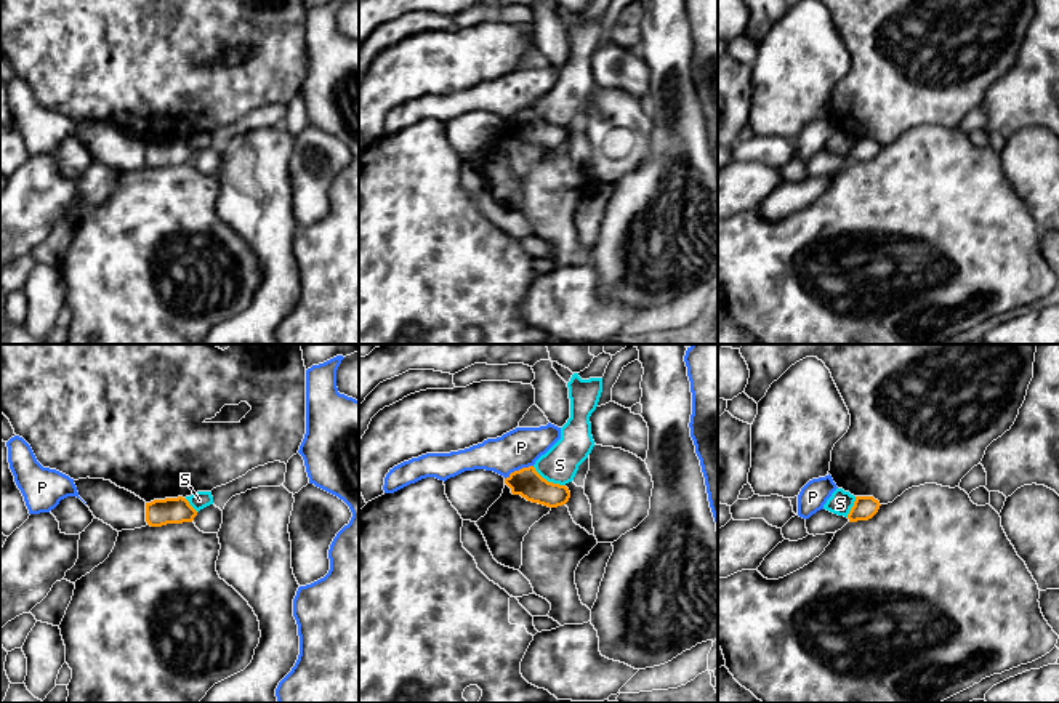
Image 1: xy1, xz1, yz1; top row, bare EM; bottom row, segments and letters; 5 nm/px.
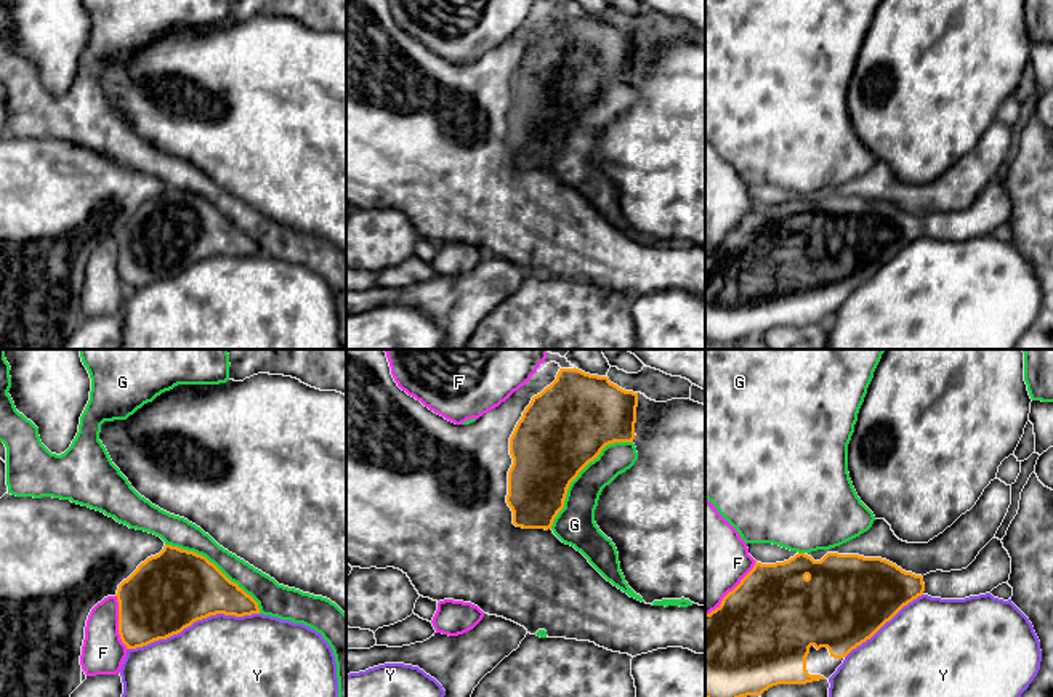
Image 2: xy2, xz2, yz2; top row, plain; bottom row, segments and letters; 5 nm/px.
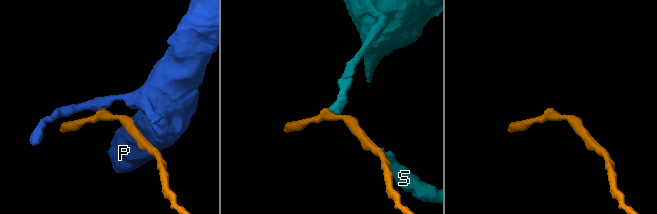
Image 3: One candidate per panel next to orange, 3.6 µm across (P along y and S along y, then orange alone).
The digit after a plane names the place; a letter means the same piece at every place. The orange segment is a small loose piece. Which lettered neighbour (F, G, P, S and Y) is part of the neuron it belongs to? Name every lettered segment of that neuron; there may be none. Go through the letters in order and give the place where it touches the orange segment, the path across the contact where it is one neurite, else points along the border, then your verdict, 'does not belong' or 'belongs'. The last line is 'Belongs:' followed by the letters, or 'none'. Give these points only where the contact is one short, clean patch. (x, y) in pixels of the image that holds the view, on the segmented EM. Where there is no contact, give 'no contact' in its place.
F: meets orange in xy2 at (119, 622); does not belong
G: meets orange in xz2 at (577, 475); does not belong
P: meets orange in xz1 at (519, 470); border along xz1 (532, 465), (515, 470), (505, 479); does not belong
S: meets orange in xz1 at (547, 481); border along xz1 (532, 466), (548, 481), (564, 486); does not belong
Y: meets orange in xy2 at (193, 622); does not belong
Belongs: none

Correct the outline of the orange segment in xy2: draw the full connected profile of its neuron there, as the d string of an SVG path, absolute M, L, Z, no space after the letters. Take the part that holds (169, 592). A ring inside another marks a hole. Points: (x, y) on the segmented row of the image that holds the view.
M171 545L141 562L115 596L127 649L167 639L210 615L260 614L258 602L205 556Z

